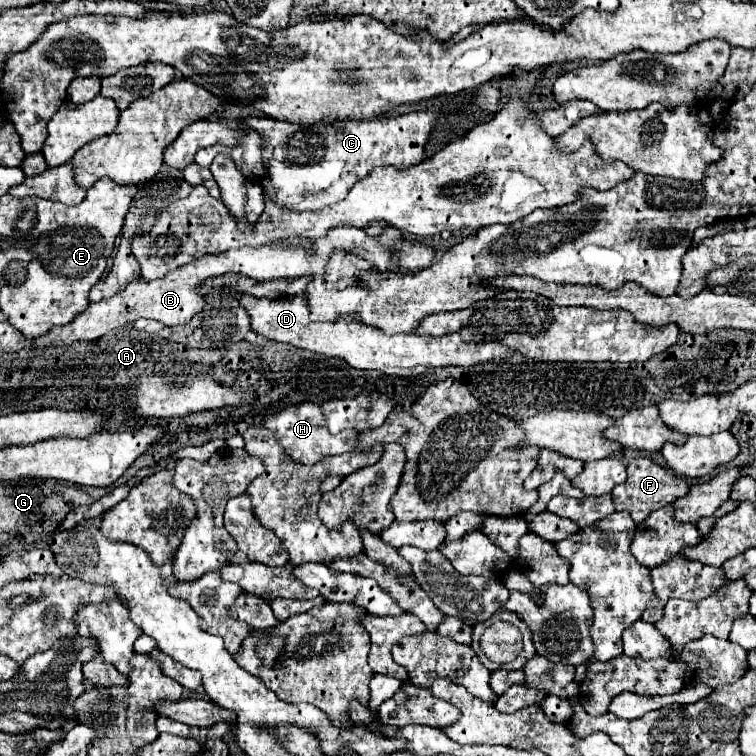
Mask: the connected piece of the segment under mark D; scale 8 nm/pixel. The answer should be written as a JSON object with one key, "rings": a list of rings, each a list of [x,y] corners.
{"rings":[[[229,291],[239,305],[249,313],[251,317],[251,331],[279,343],[289,343],[299,349],[307,349],[313,353],[329,355],[347,361],[355,369],[375,369],[385,375],[399,375],[399,377],[411,377],[421,375],[435,367],[447,367],[447,365],[461,365],[461,367],[473,367],[477,363],[485,363],[497,357],[514,355],[514,351],[501,347],[499,343],[465,343],[459,333],[449,333],[443,337],[421,337],[415,333],[397,333],[387,335],[385,331],[365,325],[359,319],[345,319],[339,317],[335,321],[311,321],[309,305],[305,295],[285,297],[285,299],[265,299],[265,297],[253,297],[245,293]]]}

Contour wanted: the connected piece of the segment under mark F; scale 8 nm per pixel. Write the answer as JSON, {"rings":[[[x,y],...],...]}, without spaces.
{"rings":[[[633,459],[627,465],[627,475],[629,475],[627,481],[617,485],[611,495],[613,495],[615,509],[617,511],[629,511],[629,515],[633,517],[635,523],[645,521],[651,511],[657,511],[657,509],[673,503],[675,499],[687,495],[687,491],[689,491],[689,485],[683,477],[675,475],[671,469],[667,469],[663,465],[657,465],[651,459]]]}

